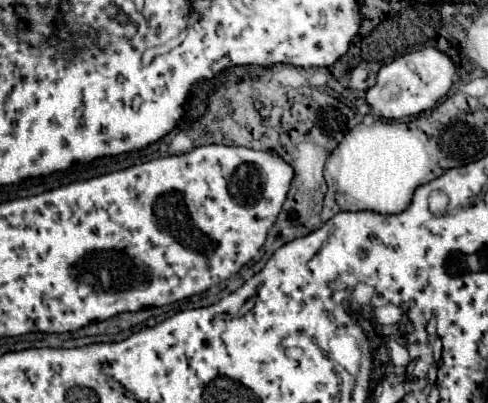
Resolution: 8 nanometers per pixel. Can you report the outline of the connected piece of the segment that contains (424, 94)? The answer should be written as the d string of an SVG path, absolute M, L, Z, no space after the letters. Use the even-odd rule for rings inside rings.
M423 48L385 64L377 74L375 86L367 90L367 102L375 114L387 120L413 116L433 108L453 86L455 78L455 66L447 54L437 48Z

